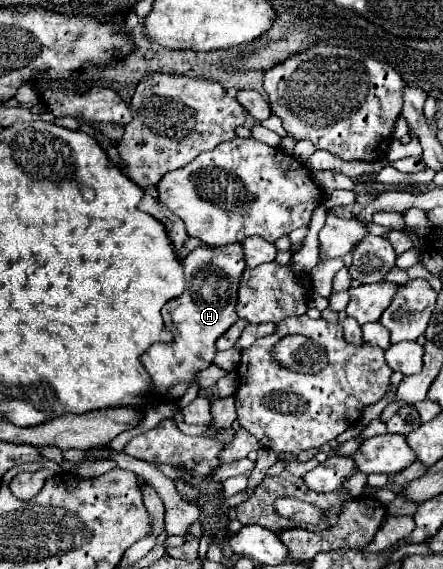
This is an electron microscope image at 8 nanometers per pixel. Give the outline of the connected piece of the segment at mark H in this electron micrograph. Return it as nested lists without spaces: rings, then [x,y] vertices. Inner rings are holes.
[[[226,244],[218,248],[200,246],[184,258],[184,280],[186,290],[180,298],[168,302],[162,310],[164,324],[176,326],[176,338],[172,344],[154,344],[142,362],[150,370],[154,388],[162,396],[180,398],[194,376],[212,364],[216,354],[216,340],[238,320],[238,284],[246,268],[242,244]]]

